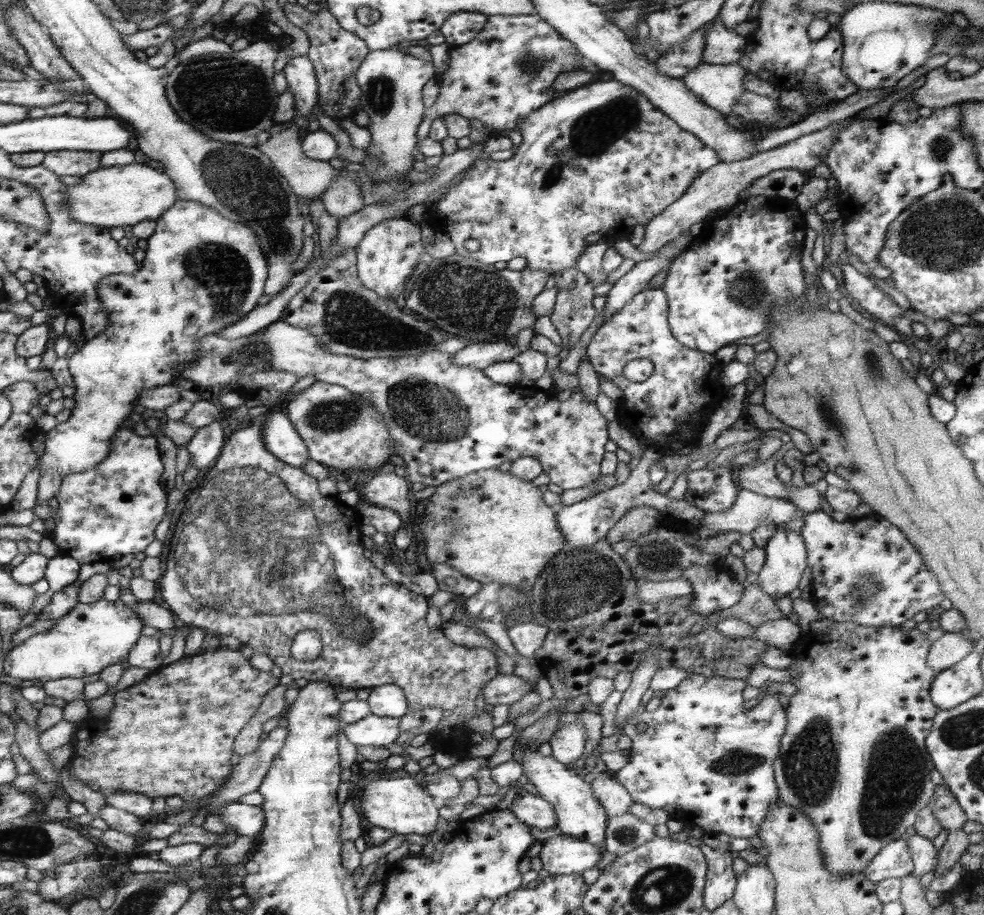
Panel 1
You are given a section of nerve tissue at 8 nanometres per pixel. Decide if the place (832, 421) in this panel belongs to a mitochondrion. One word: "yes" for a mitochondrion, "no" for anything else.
yes

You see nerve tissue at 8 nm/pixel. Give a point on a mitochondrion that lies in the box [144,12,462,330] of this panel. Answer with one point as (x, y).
(226, 94)

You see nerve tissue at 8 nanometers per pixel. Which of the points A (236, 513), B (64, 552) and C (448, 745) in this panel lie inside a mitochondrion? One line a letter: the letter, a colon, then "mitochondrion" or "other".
A: mitochondrion
B: other
C: other

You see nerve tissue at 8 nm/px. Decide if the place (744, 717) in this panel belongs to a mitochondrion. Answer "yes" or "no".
no

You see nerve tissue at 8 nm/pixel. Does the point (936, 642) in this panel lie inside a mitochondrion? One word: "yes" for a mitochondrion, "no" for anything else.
no

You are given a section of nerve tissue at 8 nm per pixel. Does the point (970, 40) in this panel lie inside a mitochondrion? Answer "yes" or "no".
yes

